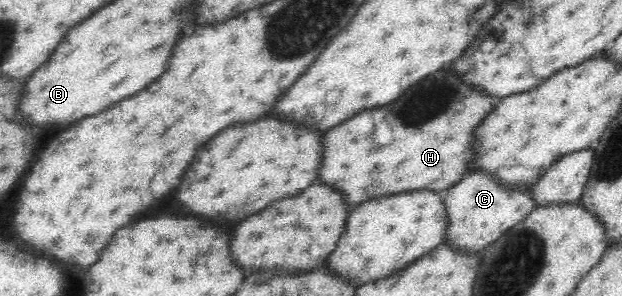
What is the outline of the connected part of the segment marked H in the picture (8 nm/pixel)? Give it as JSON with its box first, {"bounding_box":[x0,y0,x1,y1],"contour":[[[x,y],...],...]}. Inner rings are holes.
{"bounding_box":[317,67,495,205],"contour":[[[445,67],[443,71],[437,71],[435,75],[429,75],[427,79],[415,83],[411,89],[407,89],[399,99],[387,104],[387,123],[393,129],[395,141],[385,147],[385,151],[379,145],[373,143],[373,111],[363,111],[355,115],[353,119],[333,127],[325,133],[325,165],[321,165],[321,181],[317,183],[333,183],[341,185],[345,193],[349,193],[349,201],[353,205],[359,205],[361,201],[369,201],[369,197],[376,198],[400,194],[401,192],[414,192],[415,190],[442,191],[455,185],[464,175],[468,174],[467,165],[472,157],[473,131],[480,125],[489,111],[495,105],[481,91],[469,89],[457,75]]]}

